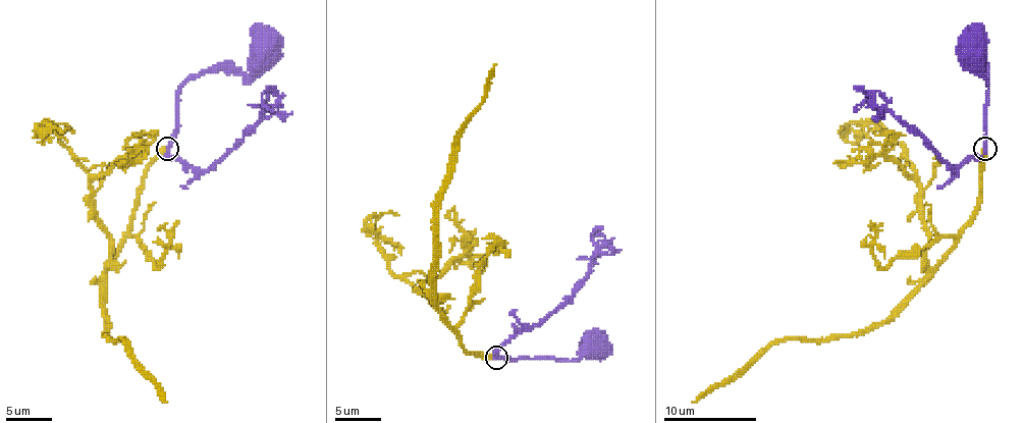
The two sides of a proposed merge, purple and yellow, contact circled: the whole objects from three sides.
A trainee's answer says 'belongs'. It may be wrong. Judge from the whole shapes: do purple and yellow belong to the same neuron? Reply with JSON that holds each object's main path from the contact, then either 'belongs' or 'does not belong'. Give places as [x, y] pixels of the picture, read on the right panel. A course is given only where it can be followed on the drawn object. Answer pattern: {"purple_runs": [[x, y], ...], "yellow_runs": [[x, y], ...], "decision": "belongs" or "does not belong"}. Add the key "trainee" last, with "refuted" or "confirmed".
{"purple_runs": [[984, 149], [988, 84], [986, 70], [986, 74], [965, 56], [968, 45]], "yellow_runs": [[984, 149], [979, 205], [972, 220], [937, 269], [884, 320], [826, 339], [773, 341], [729, 378], [692, 402]], "decision": "belongs", "trainee": "confirmed"}

